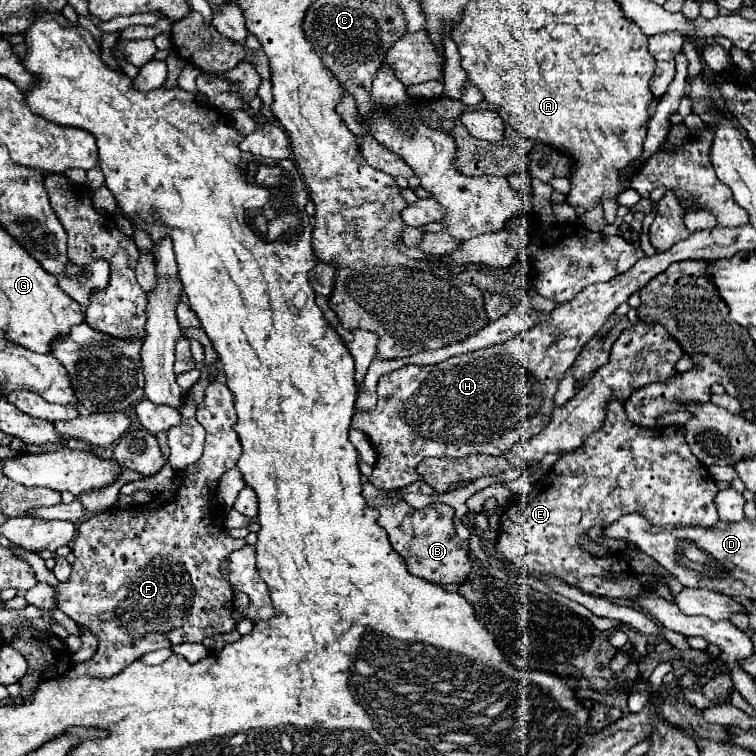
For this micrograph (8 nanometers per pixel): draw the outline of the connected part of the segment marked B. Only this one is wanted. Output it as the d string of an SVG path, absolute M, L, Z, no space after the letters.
M391 498L367 500L367 504L379 510L379 526L387 530L395 552L415 564L415 570L409 568L411 574L435 584L463 584L467 580L471 572L469 544L461 540L455 532L453 526L455 508L441 502L433 502L417 510L411 508L405 500L391 500Z

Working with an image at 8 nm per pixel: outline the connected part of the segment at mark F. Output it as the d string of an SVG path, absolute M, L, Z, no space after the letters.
M213 380L205 390L205 398L197 408L197 420L207 430L207 442L203 456L179 470L173 478L171 488L163 492L163 500L155 498L149 504L133 506L131 510L103 510L97 516L81 522L77 530L77 538L73 542L73 574L69 582L59 582L51 570L47 570L45 560L39 554L27 550L15 550L33 566L39 582L45 582L55 588L57 608L63 610L71 620L87 626L99 640L97 652L81 664L75 664L67 676L91 676L91 678L109 678L119 674L131 662L139 660L143 654L171 648L183 642L203 642L207 636L231 632L235 628L231 618L231 602L233 590L231 584L221 576L219 564L233 550L243 548L247 542L243 538L231 538L225 528L219 524L219 512L223 512L223 504L217 500L217 484L219 478L237 466L241 456L241 444L233 430L237 416L233 410L233 396L227 384Z

